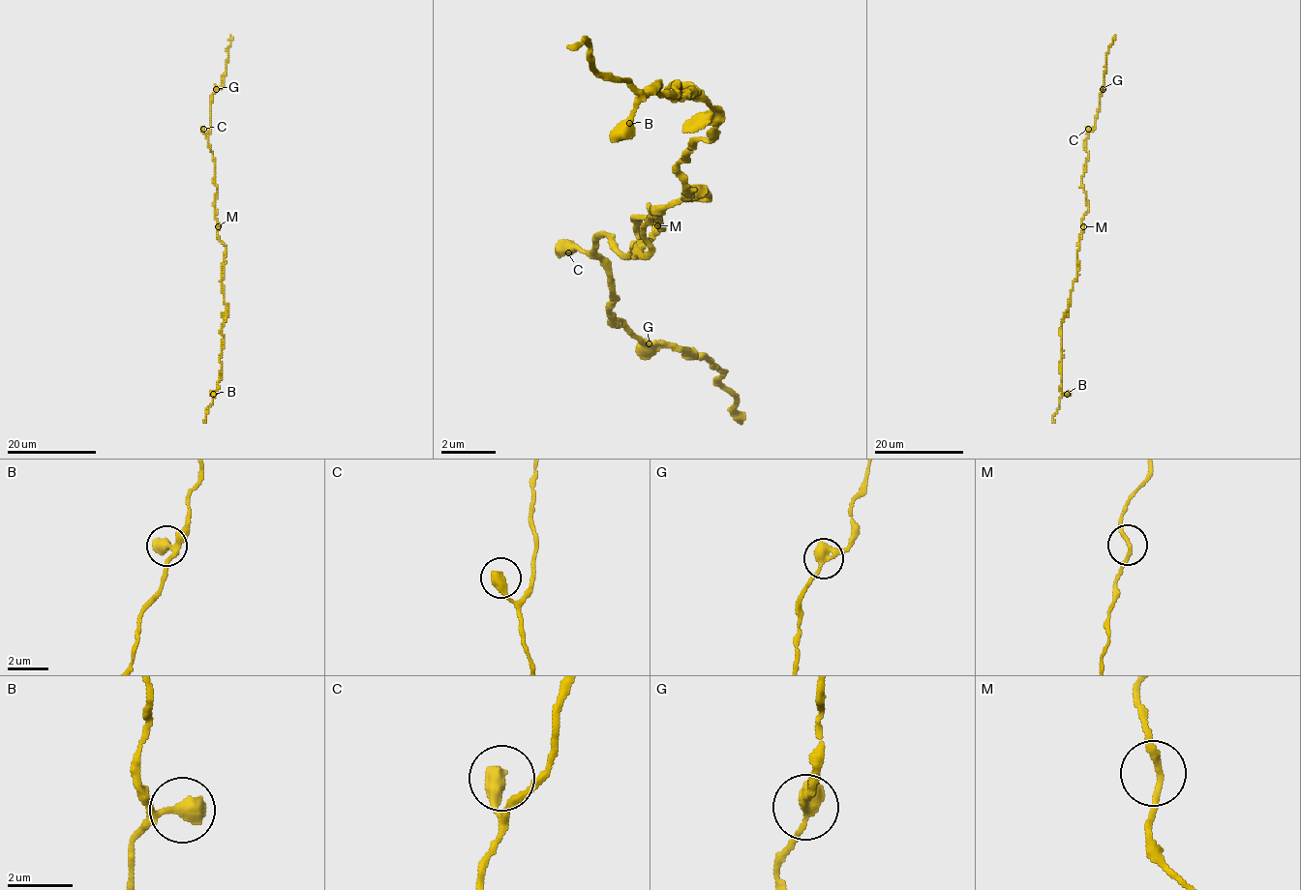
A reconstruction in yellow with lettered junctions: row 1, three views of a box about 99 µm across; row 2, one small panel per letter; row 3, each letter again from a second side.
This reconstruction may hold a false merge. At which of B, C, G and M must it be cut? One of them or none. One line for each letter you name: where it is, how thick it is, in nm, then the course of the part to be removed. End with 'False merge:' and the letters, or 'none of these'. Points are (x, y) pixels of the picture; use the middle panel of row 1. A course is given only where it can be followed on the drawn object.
False merge: none of these

